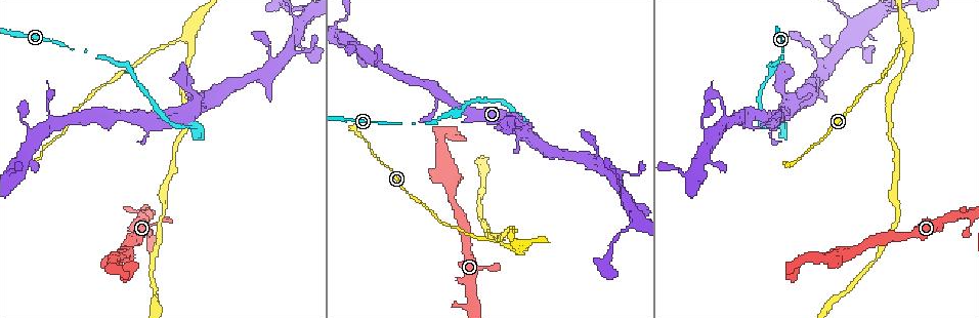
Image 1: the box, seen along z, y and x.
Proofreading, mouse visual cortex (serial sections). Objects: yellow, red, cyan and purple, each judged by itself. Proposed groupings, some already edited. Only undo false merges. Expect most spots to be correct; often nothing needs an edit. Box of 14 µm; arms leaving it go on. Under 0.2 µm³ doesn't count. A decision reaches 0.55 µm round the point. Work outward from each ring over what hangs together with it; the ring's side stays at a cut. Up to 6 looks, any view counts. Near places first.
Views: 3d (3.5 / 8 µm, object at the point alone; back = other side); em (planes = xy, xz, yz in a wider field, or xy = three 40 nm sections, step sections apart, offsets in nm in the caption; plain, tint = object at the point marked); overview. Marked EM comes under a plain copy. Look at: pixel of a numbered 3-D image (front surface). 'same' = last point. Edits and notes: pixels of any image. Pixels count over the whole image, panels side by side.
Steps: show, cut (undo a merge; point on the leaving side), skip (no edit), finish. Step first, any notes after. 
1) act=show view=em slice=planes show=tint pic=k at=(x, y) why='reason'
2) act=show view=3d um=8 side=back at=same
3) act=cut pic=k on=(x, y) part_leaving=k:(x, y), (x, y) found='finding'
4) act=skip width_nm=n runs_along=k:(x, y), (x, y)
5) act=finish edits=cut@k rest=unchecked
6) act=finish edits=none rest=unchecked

act=show view=3d um=8 pic=1 at=(442, 131)

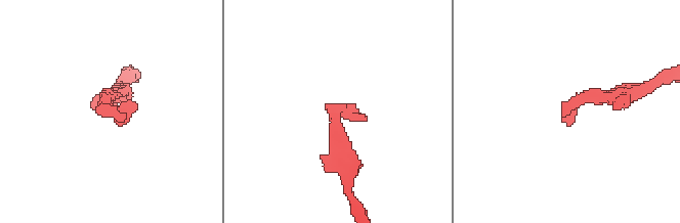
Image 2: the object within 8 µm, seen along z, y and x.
act=show view=em slice=xy step=2 show=tint pic=2 at=(108, 106)

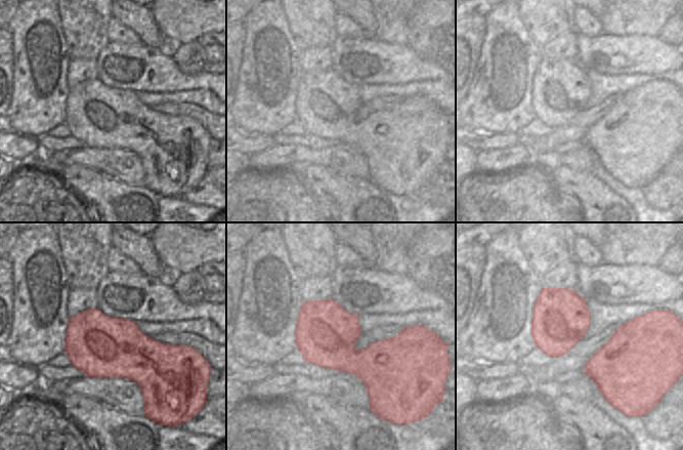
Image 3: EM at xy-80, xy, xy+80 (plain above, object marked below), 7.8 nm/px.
act=skip runs_along=2:(338, 136), (336, 110), (360, 118) found='one cell here'

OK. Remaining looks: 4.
act=show view=3d um=3.5 pic=1 at=(391, 123)

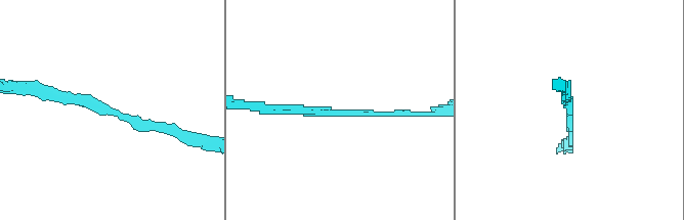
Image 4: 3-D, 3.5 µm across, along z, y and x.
act=show view=em slice=xy step=5 show=tint pic=4 at=(105, 103)

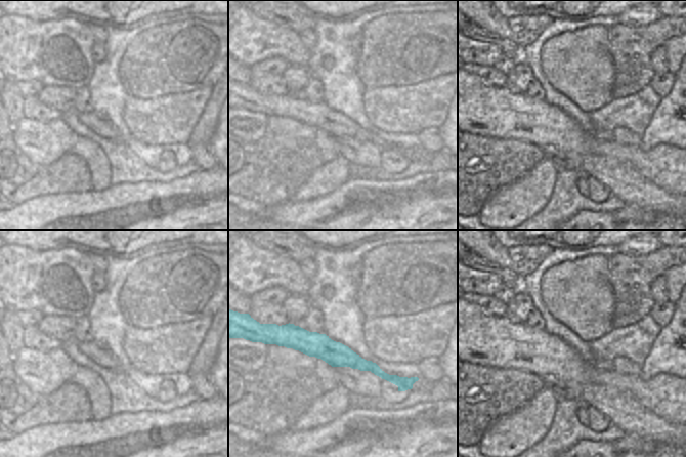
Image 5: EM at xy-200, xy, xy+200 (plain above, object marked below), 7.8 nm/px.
act=skip runs_along=5:(275, 336), (320, 345), (400, 379) found='one cell here'

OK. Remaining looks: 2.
act=show view=3d um=8 pic=1 at=(186, 41) why='abrupt turn'

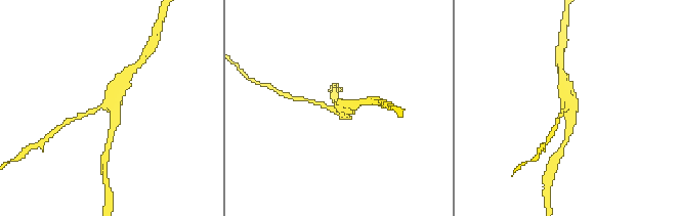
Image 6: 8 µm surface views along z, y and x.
act=show view=em slice=xy step=5 show=tint pic=6 at=(568, 105) arms=3 arm_widths_nm=150,250,400 why='now the EM'

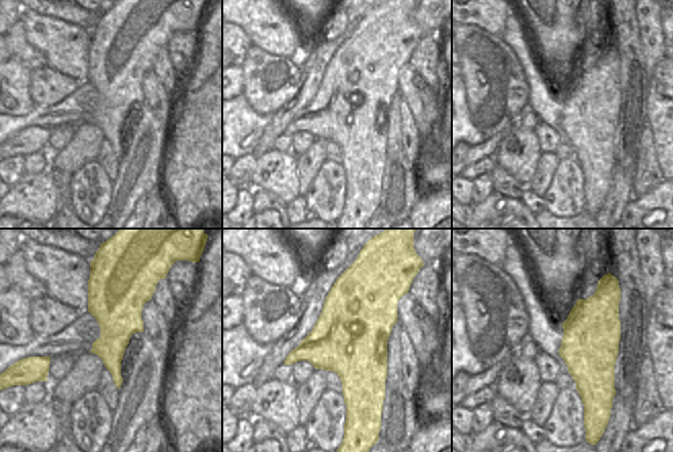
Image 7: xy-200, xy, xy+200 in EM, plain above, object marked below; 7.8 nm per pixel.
act=skip runs_along=6:(85, 115), (113, 108), (111, 132) found='continuous, no second cell'

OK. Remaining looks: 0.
act=finish edits=none rest=unchecked

